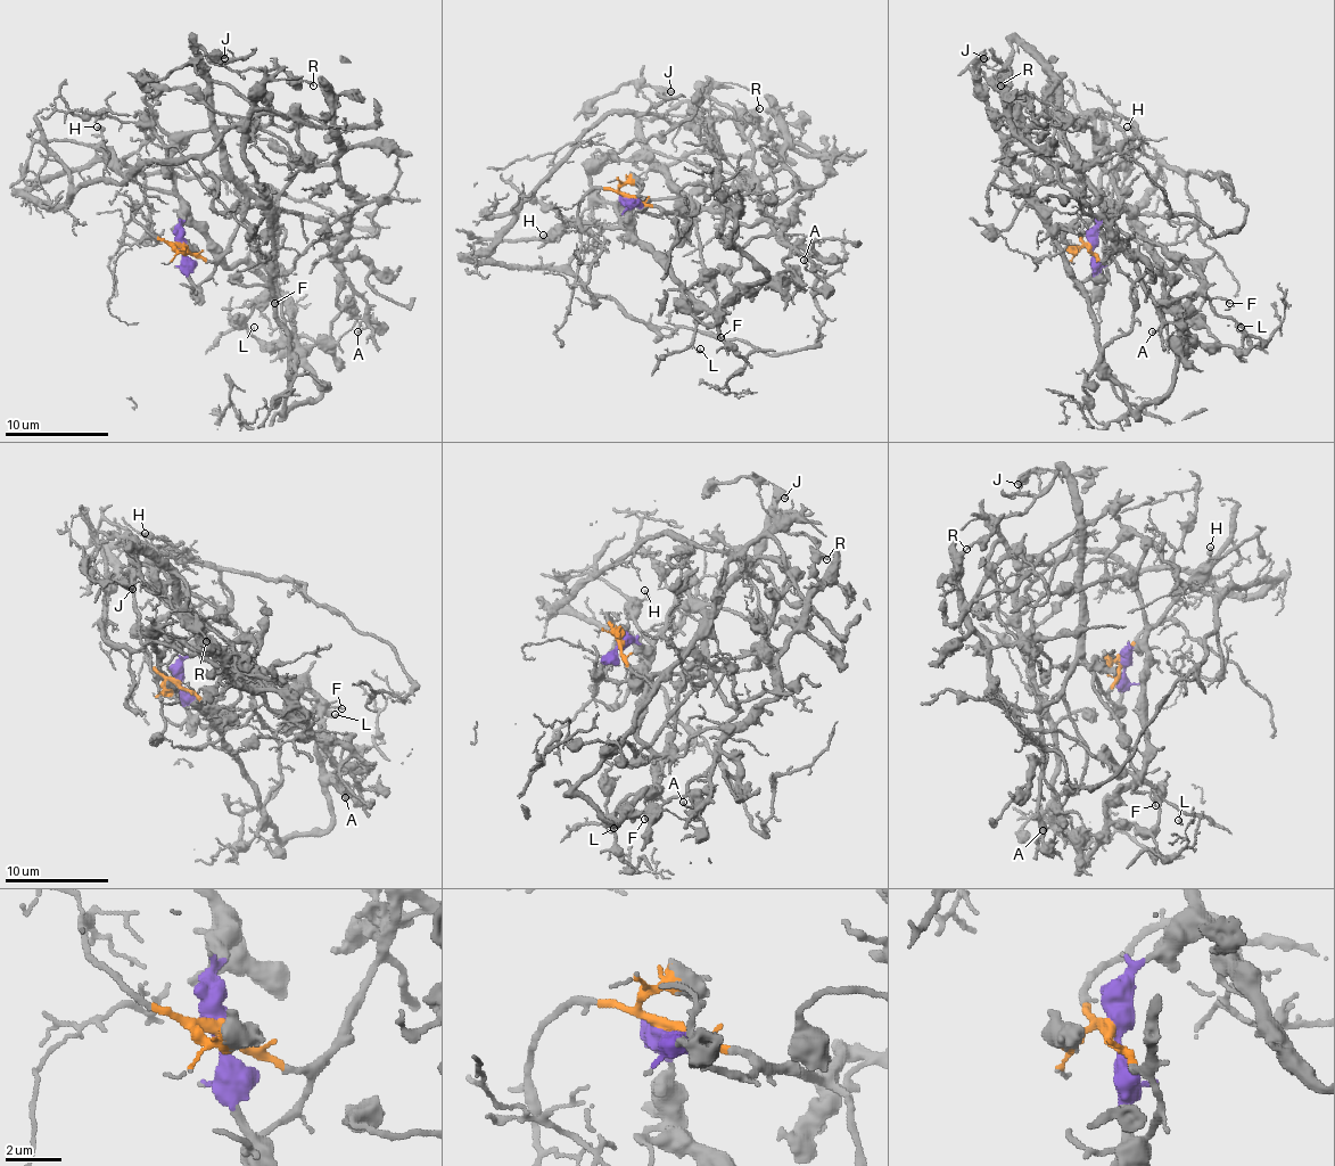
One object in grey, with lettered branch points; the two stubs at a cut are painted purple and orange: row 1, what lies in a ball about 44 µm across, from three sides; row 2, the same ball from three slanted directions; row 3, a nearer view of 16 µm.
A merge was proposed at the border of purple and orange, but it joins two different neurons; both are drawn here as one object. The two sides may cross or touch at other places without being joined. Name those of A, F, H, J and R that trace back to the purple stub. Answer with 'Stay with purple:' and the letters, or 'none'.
Stay with purple: F, H

